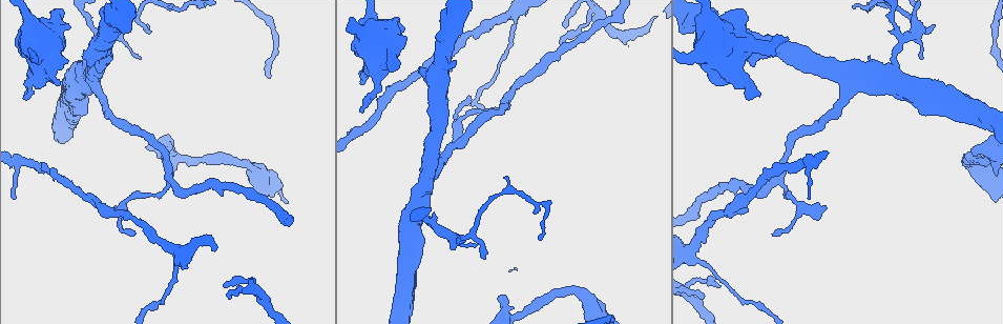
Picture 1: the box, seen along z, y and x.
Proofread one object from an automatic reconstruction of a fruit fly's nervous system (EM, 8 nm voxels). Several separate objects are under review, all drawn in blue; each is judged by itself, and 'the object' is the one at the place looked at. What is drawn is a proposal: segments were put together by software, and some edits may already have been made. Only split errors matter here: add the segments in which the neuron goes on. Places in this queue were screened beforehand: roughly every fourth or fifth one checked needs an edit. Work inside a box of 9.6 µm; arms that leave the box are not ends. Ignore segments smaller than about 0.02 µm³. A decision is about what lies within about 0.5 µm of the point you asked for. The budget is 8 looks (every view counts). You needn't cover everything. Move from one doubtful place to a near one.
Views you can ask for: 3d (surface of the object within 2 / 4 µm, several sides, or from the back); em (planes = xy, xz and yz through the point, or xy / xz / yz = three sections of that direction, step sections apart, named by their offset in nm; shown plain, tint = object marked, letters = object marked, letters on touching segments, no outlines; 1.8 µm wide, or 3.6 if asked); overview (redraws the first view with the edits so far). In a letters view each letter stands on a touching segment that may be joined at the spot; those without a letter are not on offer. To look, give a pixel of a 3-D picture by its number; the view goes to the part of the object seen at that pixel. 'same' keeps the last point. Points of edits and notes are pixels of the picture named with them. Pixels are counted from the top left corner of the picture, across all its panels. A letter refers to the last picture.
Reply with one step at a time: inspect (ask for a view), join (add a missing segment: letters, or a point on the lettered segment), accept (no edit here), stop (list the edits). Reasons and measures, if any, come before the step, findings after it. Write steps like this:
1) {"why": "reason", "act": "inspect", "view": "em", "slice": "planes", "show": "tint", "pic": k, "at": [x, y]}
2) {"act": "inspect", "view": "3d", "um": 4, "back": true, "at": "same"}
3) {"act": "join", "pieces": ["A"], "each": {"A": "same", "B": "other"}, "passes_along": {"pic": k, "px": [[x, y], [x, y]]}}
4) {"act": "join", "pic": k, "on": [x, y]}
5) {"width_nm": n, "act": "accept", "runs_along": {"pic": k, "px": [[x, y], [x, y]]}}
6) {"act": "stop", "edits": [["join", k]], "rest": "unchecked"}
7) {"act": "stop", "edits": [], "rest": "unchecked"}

{"why": "sudden change in width", "act": "inspect", "view": "3d", "um": 4, "back": true, "pic": 1, "at": [54, 26]}

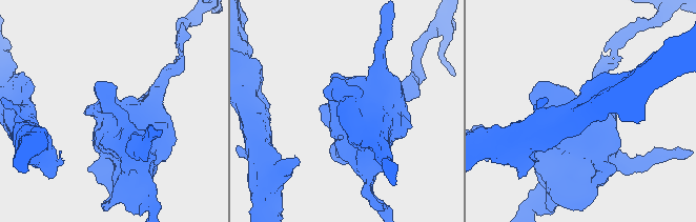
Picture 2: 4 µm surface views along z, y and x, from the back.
{"why": "shape alone is not enough", "act": "inspect", "view": "em", "um": 3.6, "slice": "xy", "step": 8, "show": "tint", "pic": 2, "at": [107, 112]}

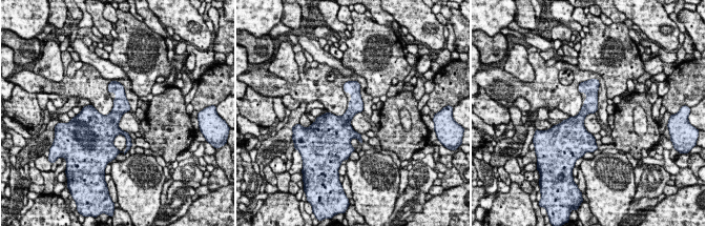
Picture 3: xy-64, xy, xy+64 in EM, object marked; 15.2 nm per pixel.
{"why": "cut it another way", "act": "inspect", "view": "em", "um": 3.6, "slice": "planes", "show": "letters", "at": "same"}

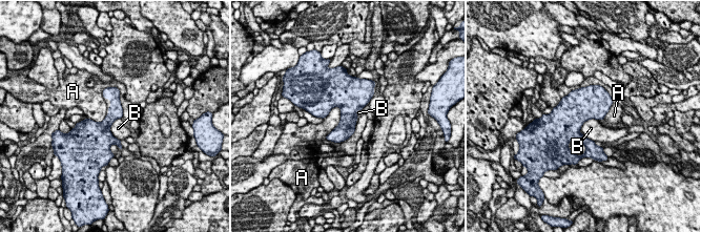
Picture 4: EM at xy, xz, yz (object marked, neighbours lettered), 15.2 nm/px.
{"width_nm": 220, "longest_contact_nm": ["A", 600], "act": "accept", "each": {"A": "other", "B": "other"}, "found": "none of them fits"}

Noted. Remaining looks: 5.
{"why": "branch stops here", "act": "inspect", "view": "3d", "um": 2, "pic": 1, "at": [362, 113]}

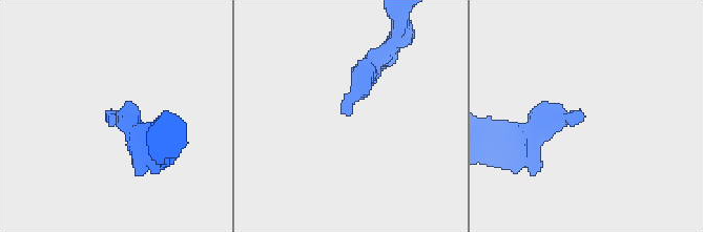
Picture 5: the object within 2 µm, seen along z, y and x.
{"why": "need the tissue", "act": "inspect", "view": "em", "slice": "planes", "show": "letters", "pic": 5, "at": [341, 112]}

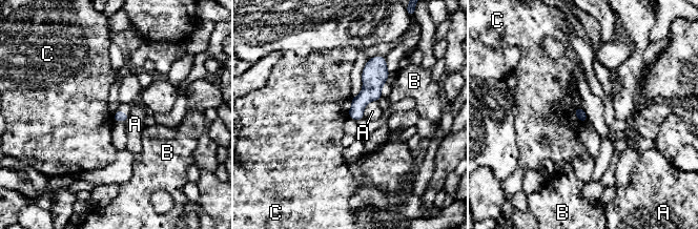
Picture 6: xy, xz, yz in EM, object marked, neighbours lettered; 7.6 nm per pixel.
{"act": "accept", "each": {"A": "other", "B": "other", "C": "other"}, "found": "no lettered segment goes on from it"}

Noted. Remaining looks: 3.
{"why": "free end", "act": "inspect", "view": "3d", "um": 4, "pic": 1, "at": [745, 212]}

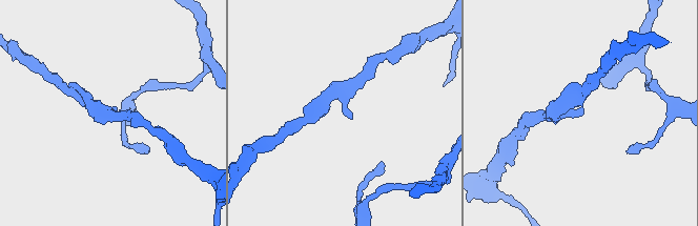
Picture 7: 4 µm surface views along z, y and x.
{"arm_widths_nm": [190, 240], "why": "shape alone is not enough", "act": "inspect", "view": "em", "slice": "xz", "step": 16, "show": "letters", "pic": 7, "at": [583, 113]}

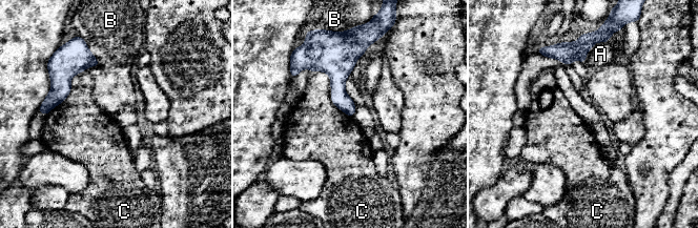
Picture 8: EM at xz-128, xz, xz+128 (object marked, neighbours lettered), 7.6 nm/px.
{"width_nm": 130, "act": "accept", "each": {"A": "other", "B": "other", "C": "other"}, "border": {"pic": 8, "px": [[311, 71], [352, 117]]}, "found": "no lettered segment goes on from it"}

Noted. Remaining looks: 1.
{"act": "stop", "edits": [], "rest": "unchecked"}

